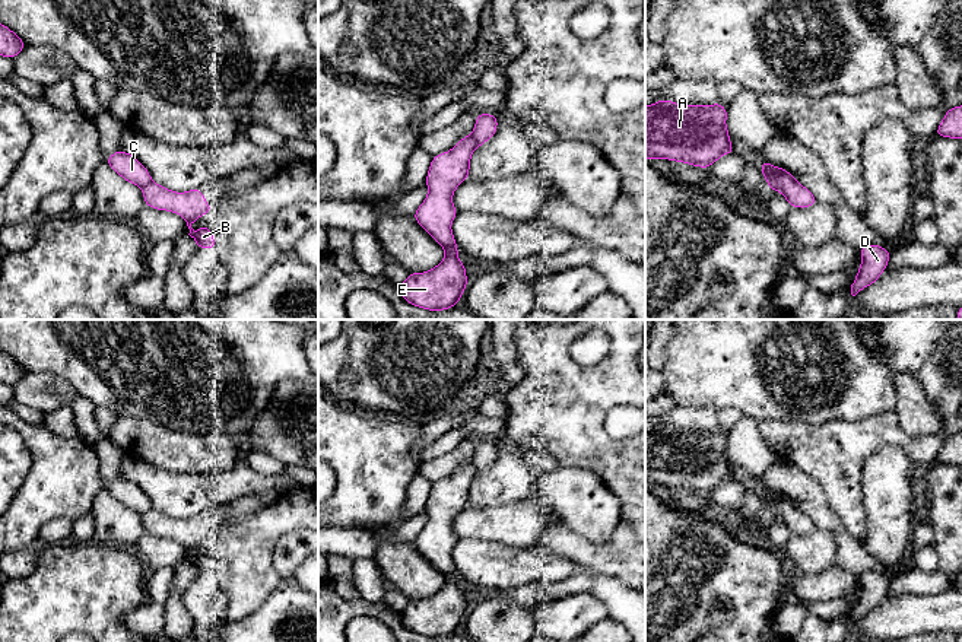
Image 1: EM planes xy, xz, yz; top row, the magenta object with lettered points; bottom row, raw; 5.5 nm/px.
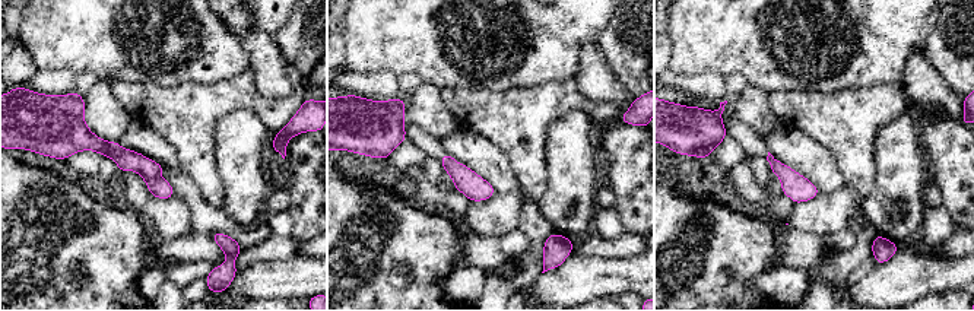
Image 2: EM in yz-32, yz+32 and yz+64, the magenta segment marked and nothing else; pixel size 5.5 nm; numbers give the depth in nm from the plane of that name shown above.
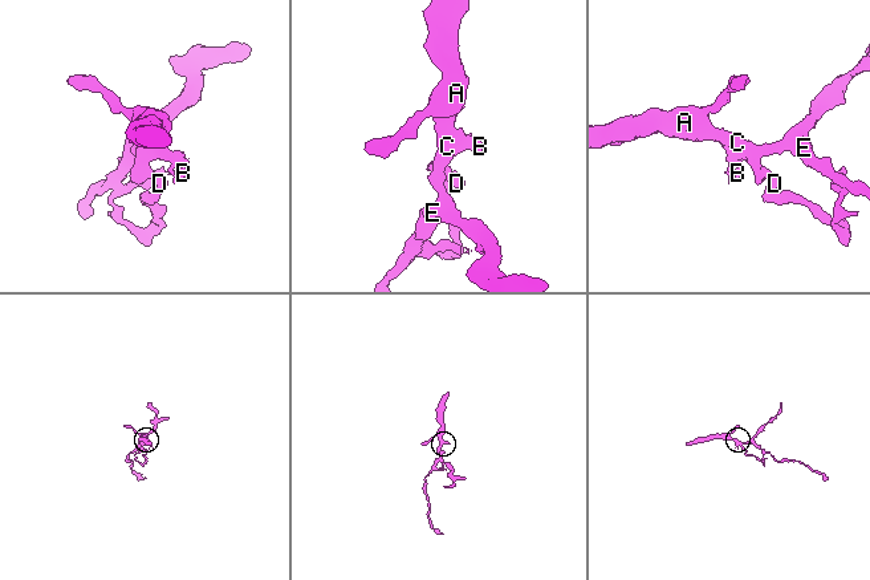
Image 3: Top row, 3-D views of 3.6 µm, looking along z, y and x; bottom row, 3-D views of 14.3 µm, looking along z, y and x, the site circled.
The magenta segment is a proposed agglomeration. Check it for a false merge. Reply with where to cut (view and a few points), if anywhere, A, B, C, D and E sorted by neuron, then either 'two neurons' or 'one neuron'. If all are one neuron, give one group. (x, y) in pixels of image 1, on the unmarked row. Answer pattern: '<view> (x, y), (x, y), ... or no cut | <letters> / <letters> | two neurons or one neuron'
yz (770, 492), (770, 499), (774, 504), (790, 502), (797, 509) | A C E / B D | two neurons

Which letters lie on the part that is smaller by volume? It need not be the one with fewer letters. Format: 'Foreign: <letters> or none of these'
Foreign: B, D

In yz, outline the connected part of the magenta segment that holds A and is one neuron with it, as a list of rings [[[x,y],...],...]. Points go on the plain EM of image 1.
[[[658,426],[645,432],[645,484],[709,495],[723,482],[734,480],[721,430],[680,432]]]

